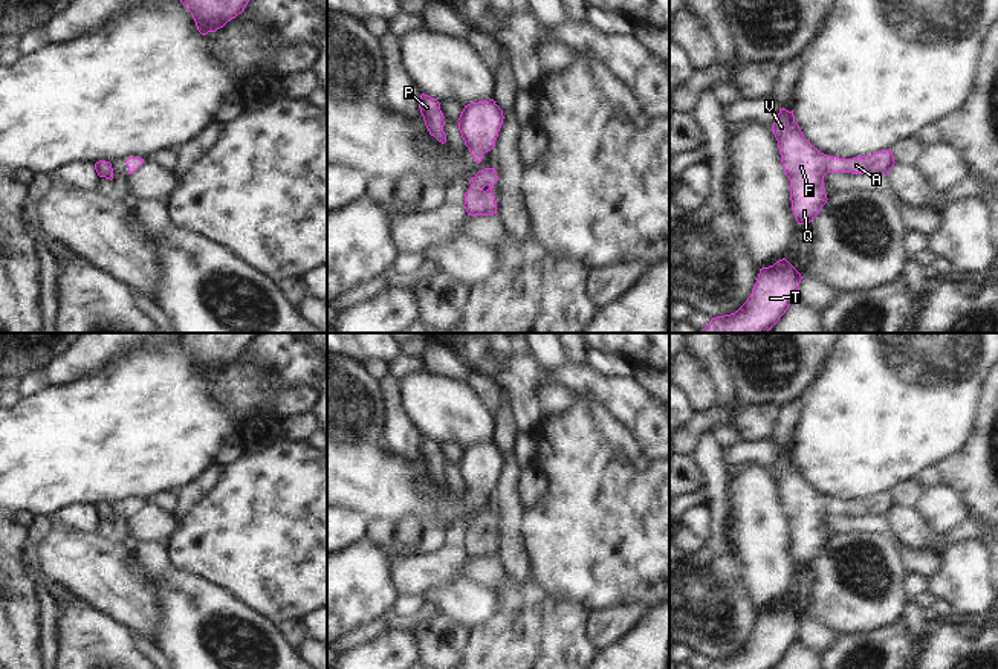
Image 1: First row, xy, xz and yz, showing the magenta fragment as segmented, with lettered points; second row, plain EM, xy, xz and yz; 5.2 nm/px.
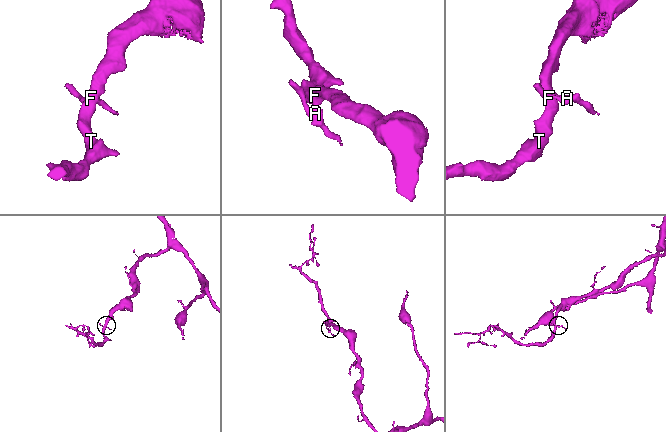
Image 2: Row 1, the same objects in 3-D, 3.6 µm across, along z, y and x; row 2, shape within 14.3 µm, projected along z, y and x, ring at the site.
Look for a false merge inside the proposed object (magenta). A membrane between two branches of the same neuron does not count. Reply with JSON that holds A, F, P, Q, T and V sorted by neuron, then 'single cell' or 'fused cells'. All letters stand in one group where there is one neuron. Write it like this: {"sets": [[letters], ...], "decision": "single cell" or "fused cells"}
{"sets": [["A", "F", "P", "Q", "T", "V"]], "decision": "single cell"}

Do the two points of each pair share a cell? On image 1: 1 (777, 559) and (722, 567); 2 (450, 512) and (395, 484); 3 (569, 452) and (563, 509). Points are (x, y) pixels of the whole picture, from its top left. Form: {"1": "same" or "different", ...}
{"1": "different", "2": "same", "3": "same"}

